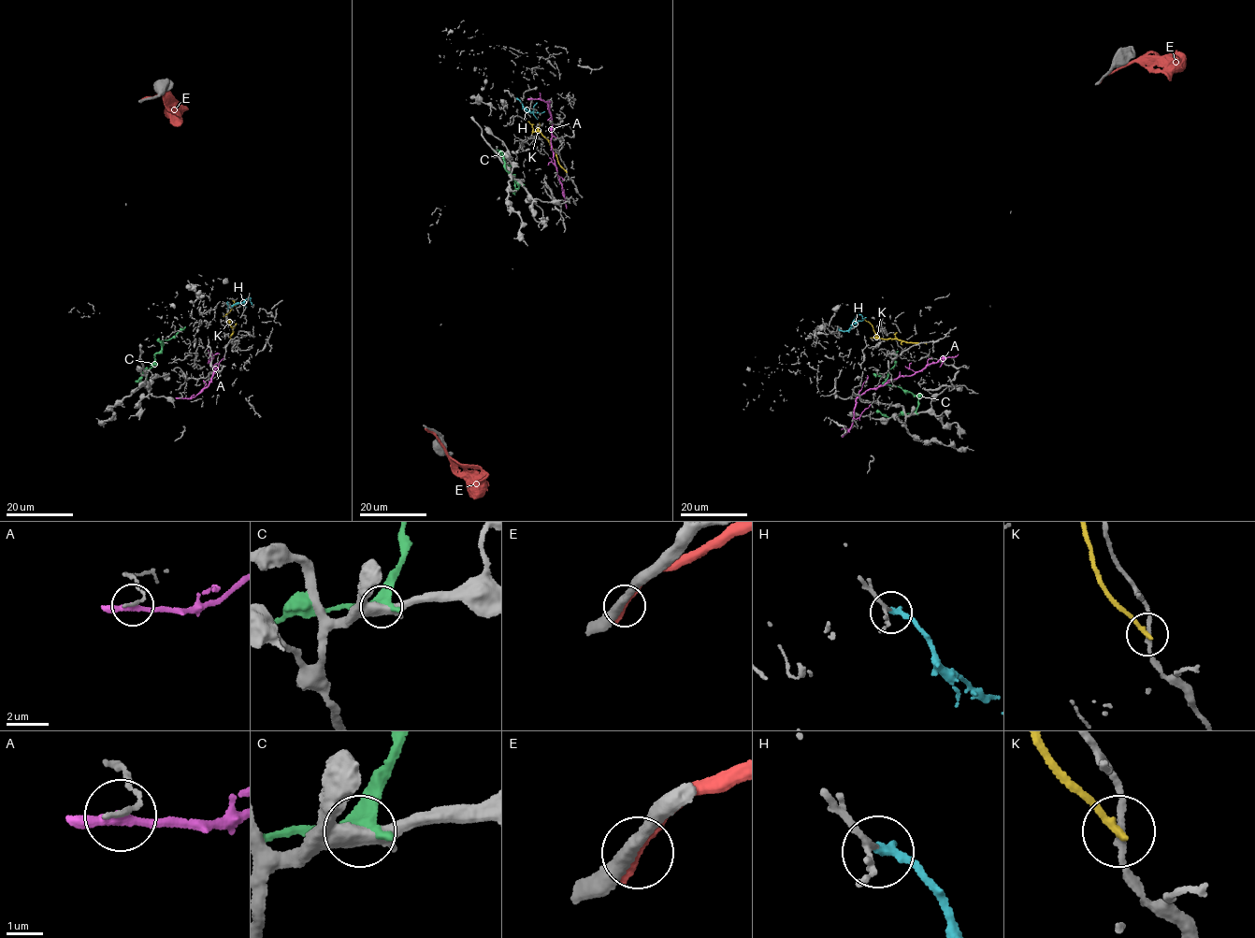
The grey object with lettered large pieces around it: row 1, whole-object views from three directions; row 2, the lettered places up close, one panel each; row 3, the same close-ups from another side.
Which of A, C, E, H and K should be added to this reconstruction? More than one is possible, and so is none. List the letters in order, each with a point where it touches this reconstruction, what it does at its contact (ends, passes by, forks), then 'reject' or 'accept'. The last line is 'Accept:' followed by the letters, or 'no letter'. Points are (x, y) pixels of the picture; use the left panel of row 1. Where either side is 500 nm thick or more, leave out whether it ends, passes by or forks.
A: contact (180, 397); it passes by; reject
C: contact (145, 385); it forks; reject
E: contact (143, 100); reject
H: contact (226, 303); it ends; accept
K: contact (233, 340); it ends; reject
Accept: H

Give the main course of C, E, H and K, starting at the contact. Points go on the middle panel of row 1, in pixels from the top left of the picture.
C: (520, 183), (515, 189), (514, 175), (503, 164), (505, 157), (502, 161), (511, 165), (513, 161)
E: (427, 429), (436, 433), (448, 454), (470, 474), (472, 483), (482, 497)
H: (516, 98), (528, 111), (544, 111)
K: (566, 171), (550, 142), (540, 132), (533, 132), (532, 124), (526, 122)

